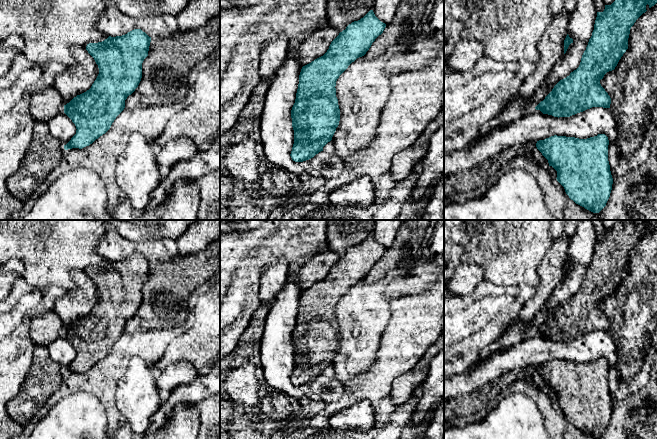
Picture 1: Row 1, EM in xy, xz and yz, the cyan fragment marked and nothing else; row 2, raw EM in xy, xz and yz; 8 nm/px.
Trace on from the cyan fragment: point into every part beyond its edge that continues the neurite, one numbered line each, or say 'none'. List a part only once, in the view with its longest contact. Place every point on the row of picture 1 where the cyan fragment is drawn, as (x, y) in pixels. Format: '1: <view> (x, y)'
none

